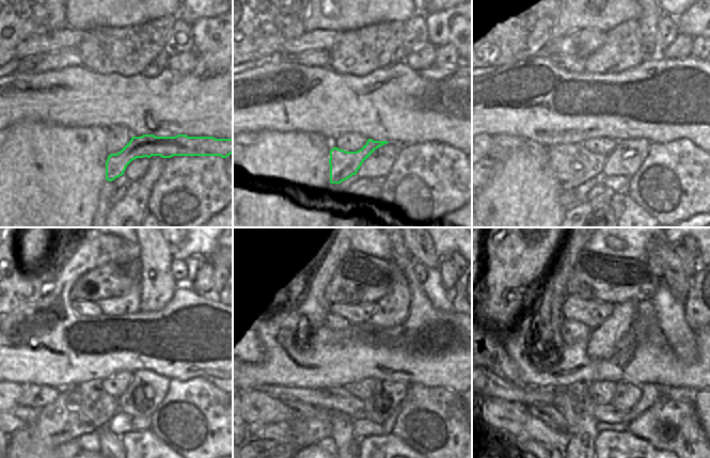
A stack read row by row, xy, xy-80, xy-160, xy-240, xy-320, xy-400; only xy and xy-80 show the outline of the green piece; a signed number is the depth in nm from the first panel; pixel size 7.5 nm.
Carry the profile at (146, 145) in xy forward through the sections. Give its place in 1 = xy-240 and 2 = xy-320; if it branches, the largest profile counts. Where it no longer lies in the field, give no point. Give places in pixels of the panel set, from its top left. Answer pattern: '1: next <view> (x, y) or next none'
1: next xy-240 (87, 404)
2: next xy-320 (254, 444)

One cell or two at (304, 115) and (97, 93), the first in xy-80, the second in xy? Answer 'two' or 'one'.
one

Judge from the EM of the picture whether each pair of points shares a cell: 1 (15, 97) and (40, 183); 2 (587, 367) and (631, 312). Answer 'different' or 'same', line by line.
1: different
2: different

